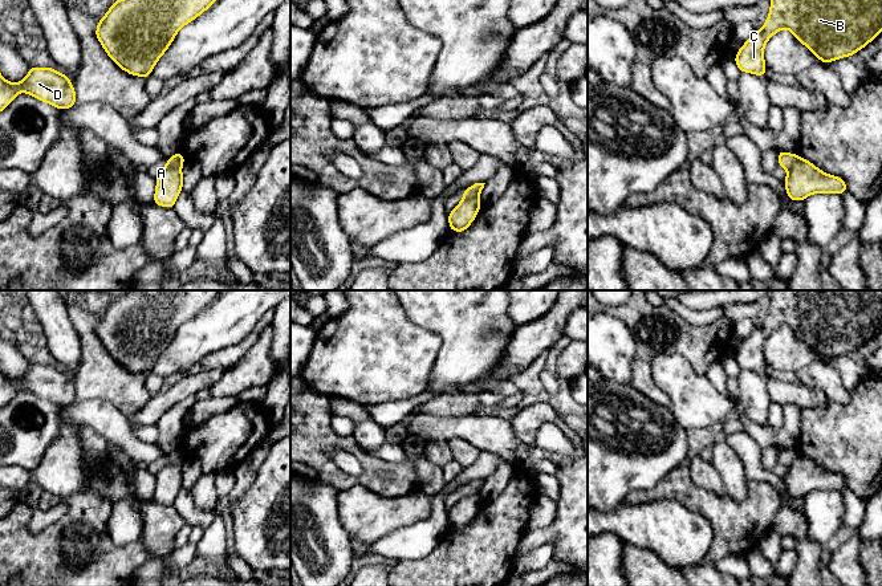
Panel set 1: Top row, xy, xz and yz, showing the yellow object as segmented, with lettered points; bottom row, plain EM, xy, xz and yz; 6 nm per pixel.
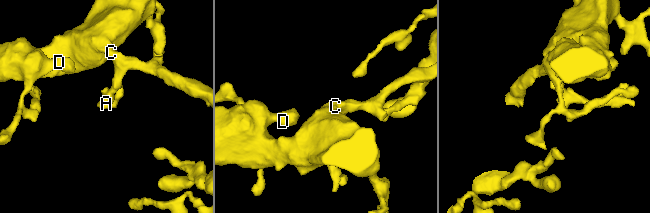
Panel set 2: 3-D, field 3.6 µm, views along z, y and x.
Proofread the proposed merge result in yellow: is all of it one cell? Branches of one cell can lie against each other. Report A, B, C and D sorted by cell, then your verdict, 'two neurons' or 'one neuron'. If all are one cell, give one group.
A / B C D; two neurons

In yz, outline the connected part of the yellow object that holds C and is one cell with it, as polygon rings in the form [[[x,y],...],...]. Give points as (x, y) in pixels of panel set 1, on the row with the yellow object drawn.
[[[769,0],[771,9],[761,30],[755,30],[735,56],[740,72],[767,76],[764,48],[781,29],[789,29],[820,61],[829,64],[851,57],[882,32],[882,0]]]

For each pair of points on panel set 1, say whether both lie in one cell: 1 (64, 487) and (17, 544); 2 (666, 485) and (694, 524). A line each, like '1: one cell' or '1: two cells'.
1: two cells
2: two cells

